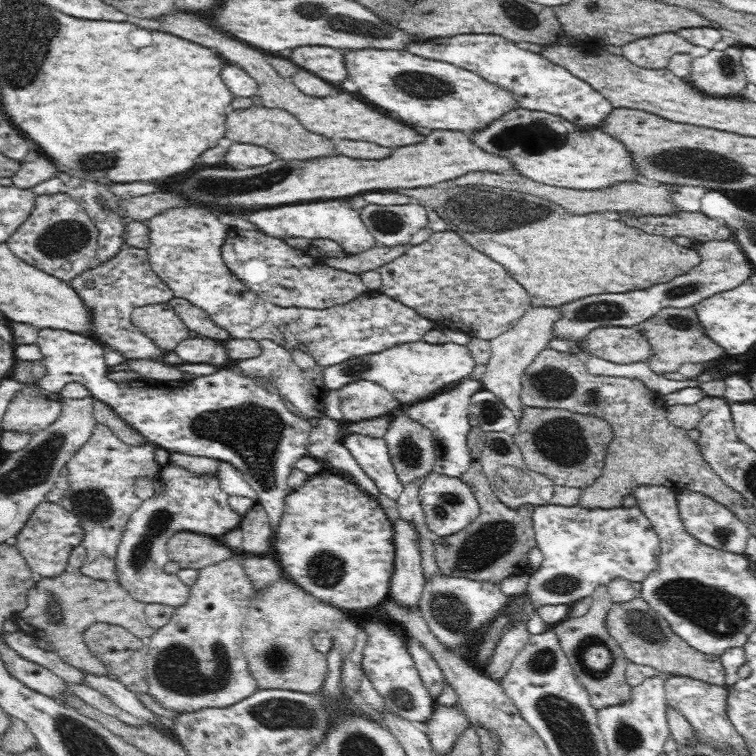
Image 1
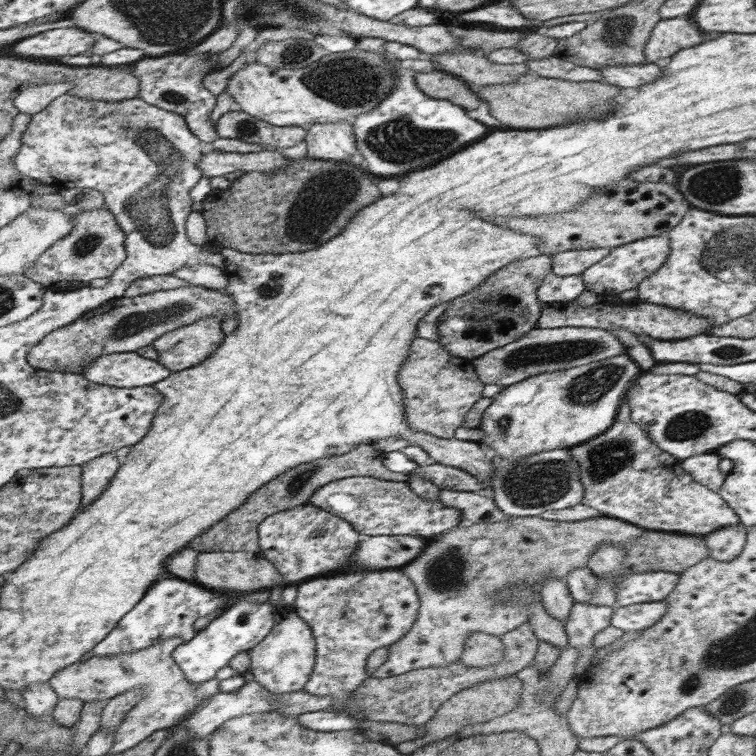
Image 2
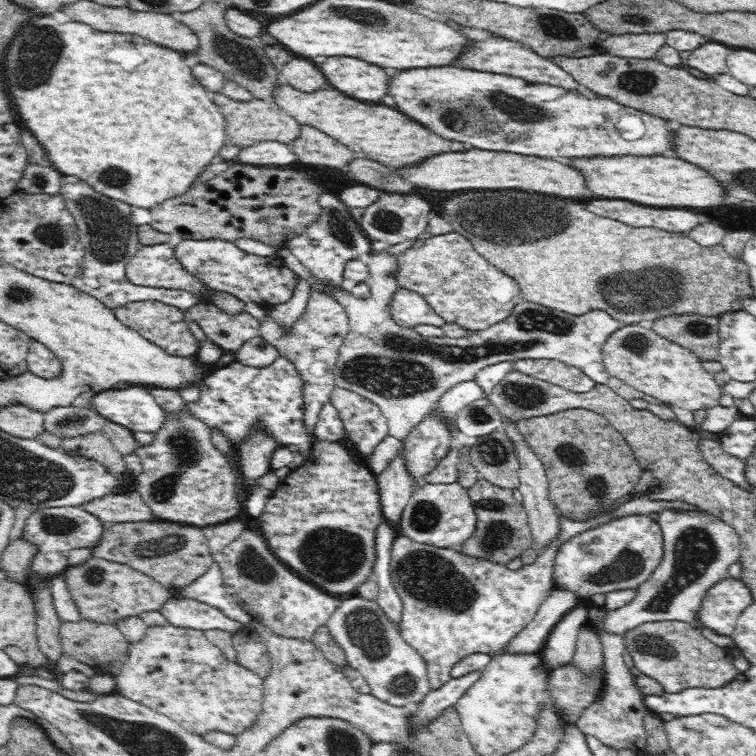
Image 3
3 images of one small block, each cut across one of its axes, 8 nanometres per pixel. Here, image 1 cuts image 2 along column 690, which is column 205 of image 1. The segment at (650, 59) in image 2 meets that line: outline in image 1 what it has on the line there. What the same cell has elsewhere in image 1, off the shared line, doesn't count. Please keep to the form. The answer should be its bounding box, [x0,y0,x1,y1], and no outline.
[158,12,424,146]

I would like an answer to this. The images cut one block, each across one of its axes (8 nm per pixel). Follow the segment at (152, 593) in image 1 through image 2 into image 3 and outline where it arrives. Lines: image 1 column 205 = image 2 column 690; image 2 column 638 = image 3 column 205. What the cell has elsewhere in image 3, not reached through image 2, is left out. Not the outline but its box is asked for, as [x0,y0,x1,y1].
[134,388,243,529]

